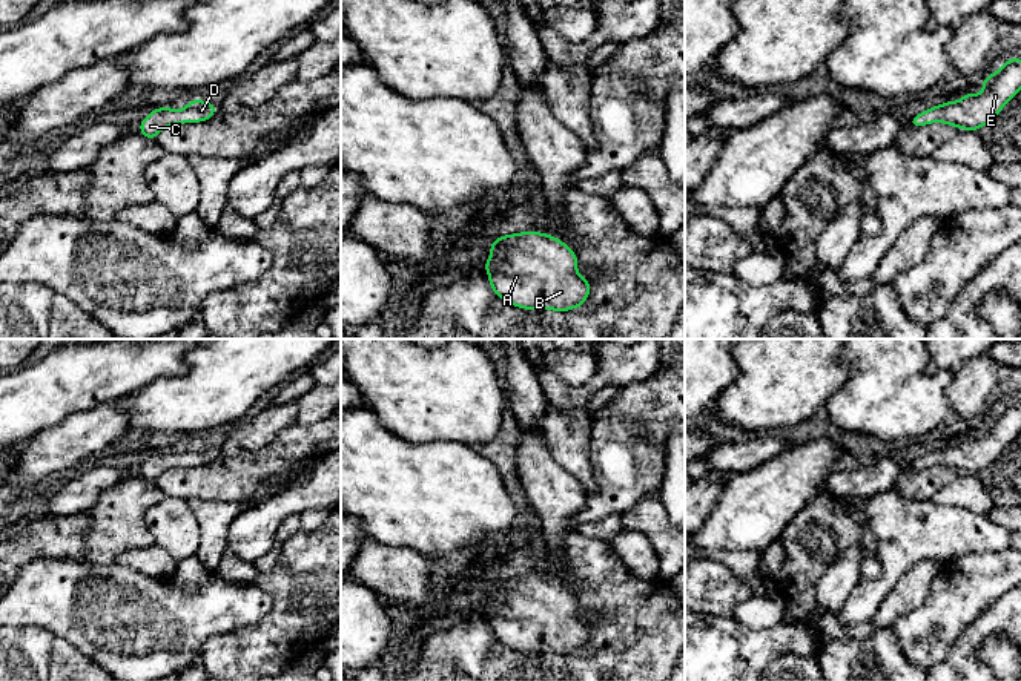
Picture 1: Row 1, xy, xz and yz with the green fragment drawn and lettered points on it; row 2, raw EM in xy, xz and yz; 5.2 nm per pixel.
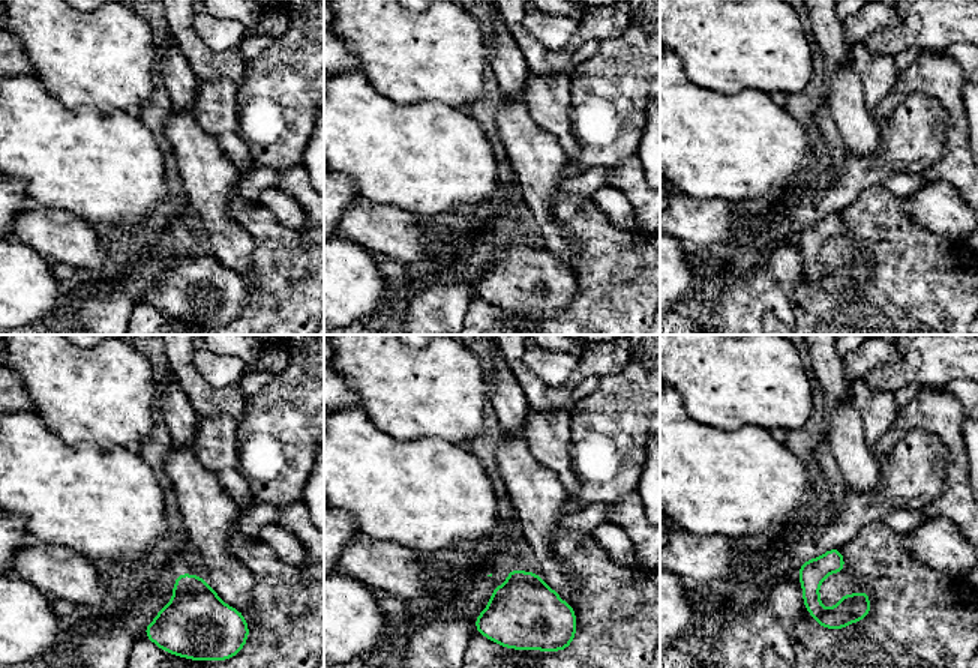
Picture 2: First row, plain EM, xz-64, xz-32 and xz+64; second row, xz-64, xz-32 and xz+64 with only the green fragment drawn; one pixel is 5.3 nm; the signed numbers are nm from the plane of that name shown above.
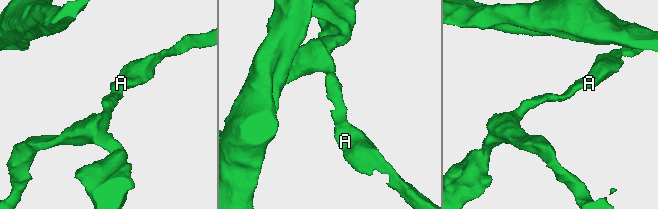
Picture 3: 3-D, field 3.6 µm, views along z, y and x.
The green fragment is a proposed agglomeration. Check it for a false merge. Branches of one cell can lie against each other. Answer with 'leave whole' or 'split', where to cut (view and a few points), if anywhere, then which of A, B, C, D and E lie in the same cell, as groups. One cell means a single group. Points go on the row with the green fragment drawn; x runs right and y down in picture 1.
leave whole | no cut | A B C D E

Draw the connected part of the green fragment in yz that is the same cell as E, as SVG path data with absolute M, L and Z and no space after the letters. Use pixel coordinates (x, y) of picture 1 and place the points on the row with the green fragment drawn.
M1012 57L1006 64L992 72L989 78L981 80L983 92L980 95L967 92L958 101L946 101L929 107L909 120L910 126L923 127L929 123L946 123L961 130L978 130L990 123L1001 109L1021 89L1021 60Z

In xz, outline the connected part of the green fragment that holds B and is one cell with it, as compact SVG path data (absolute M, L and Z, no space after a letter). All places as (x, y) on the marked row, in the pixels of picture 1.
M520 232L514 235L494 238L490 245L490 259L484 264L488 271L488 282L496 296L514 307L525 310L554 310L568 311L585 304L591 285L577 273L577 256L562 241L540 232Z

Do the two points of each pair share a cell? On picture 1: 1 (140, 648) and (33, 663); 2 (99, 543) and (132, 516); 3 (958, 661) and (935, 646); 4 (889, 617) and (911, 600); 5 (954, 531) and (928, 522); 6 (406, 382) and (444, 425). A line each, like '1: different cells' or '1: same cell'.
1: different cells
2: same cell
3: different cells
4: same cell
5: same cell
6: same cell

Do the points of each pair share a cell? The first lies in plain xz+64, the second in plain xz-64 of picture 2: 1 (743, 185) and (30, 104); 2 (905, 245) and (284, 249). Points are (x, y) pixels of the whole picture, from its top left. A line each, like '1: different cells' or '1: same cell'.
1: same cell
2: same cell

